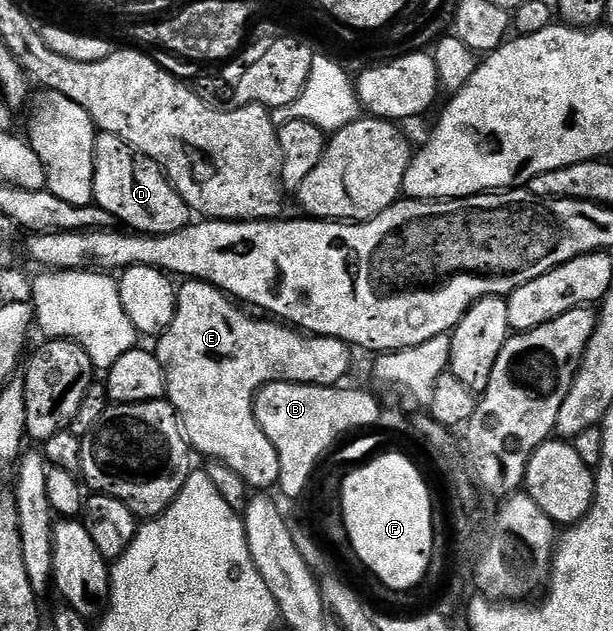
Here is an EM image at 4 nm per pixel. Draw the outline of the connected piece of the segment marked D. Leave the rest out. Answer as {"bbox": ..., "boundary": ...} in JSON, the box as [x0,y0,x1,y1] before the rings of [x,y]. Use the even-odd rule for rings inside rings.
{"bbox":[94,133,192,235],"boundary":[[[105,133],[99,134],[94,140],[94,203],[106,210],[119,224],[127,223],[122,225],[131,232],[143,235],[176,233],[192,219],[190,208],[182,200],[177,189],[170,184],[161,167],[156,166],[145,155],[139,155],[120,137]]]}

